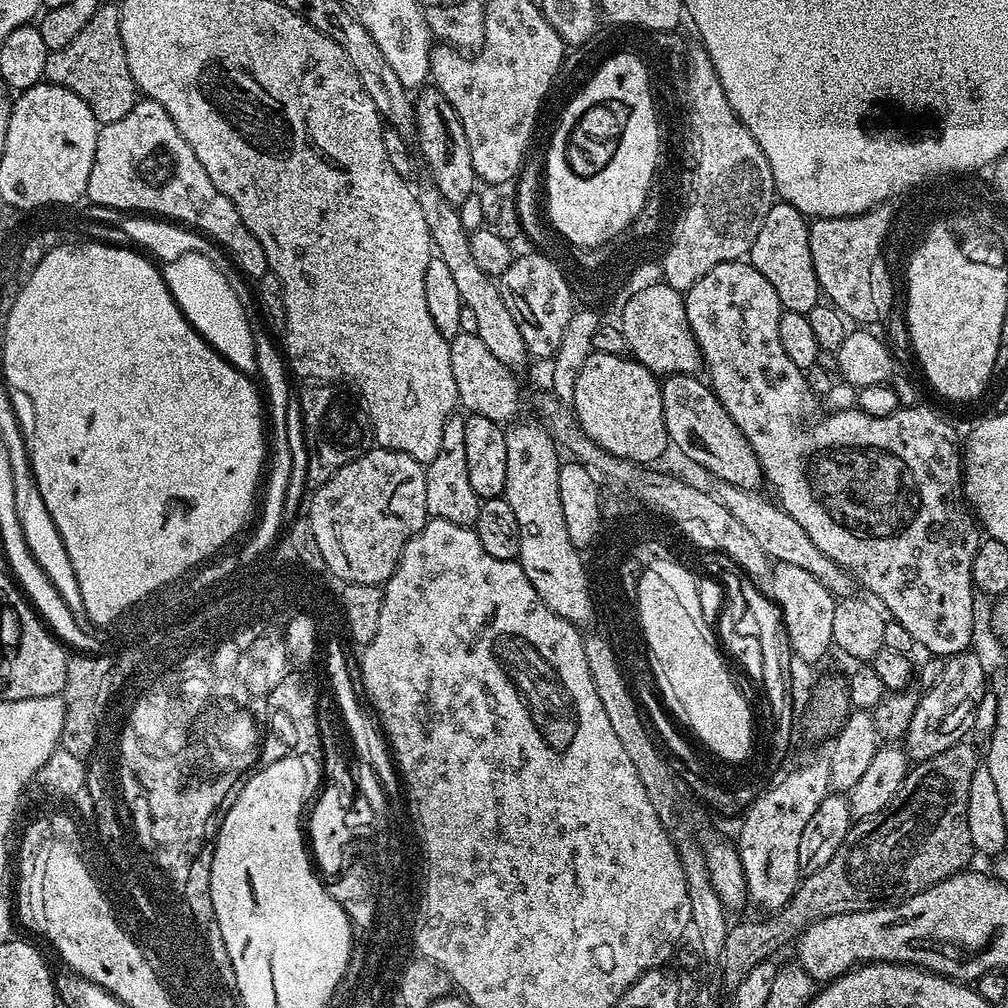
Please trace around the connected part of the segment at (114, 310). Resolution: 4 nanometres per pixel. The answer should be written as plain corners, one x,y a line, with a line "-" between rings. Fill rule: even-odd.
110,242
104,250
68,248
68,252
52,252
52,256
48,256
48,260
40,264
40,272
32,276
32,284
24,288
24,296
20,296
20,304
16,304
16,312
12,312
12,324
8,324
8,367
2,372
9,389
16,391
17,388
22,395
28,396
29,402
32,403
32,432
30,428
32,473
38,482
38,490
42,493
42,502
46,502
46,510
50,510
50,518
54,520
62,542
65,543
70,563
74,566
74,574
77,575
79,589
82,590
84,604
128,604
128,600
136,600
136,596
143,595
144,588
152,588
152,585
159,585
163,581
169,581
171,577
177,577
179,573
187,570
187,566
193,561
198,560
200,556
205,556
210,549
216,548
216,543
222,536
232,532
232,528
240,524
240,508
248,508
248,476
256,476
256,436
266,436
266,412
262,407
262,396
258,388
256,393
255,386
248,381
251,379
245,373
239,372
231,362
220,357
200,337
196,327
184,317
182,310
176,305
176,299
170,294
161,269
147,255
131,247
128,248
118,248
115,243
-
240,468
254,468
254,474
248,474
246,470
240,472

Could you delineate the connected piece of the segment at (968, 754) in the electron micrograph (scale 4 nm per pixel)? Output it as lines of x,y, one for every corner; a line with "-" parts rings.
956,743
929,760
909,767
908,776
891,802
878,810
878,814
856,820
834,858
822,870
814,870
814,874
801,879
792,895
796,908
788,916
796,916
796,920
804,916
804,920
814,921
834,914
886,908
965,871
974,857
970,825
966,823
966,802
970,802
970,778
974,778
974,770
982,764
981,757
980,760
976,757
975,746
968,743

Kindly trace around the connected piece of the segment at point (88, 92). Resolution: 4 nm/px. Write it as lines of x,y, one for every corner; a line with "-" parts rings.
101,3
100,8
86,22
85,28
78,33
74,42
62,46
62,50
49,52
44,71
47,83
57,84
82,98
94,114
97,125
118,122
134,110
138,99
138,89
126,66
126,50
122,46
120,33
120,9
115,3

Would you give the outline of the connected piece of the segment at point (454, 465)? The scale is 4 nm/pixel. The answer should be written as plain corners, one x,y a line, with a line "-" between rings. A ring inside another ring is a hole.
454,414
442,426
442,446
434,462
426,465
424,477
426,478
426,510
429,517
434,520
454,522
463,528
473,527
478,518
481,498
474,494
474,486
470,486
470,473
466,467
466,426
465,417

